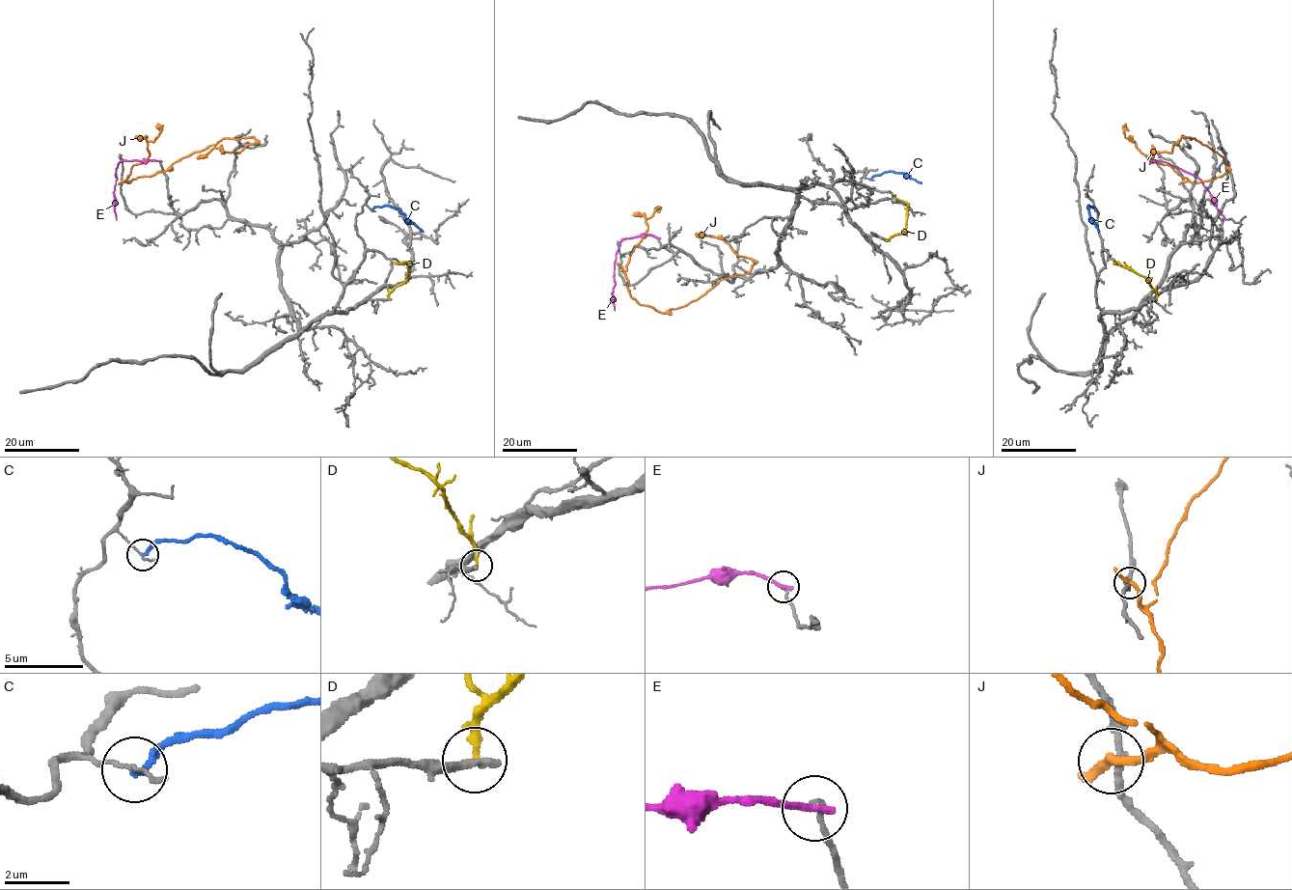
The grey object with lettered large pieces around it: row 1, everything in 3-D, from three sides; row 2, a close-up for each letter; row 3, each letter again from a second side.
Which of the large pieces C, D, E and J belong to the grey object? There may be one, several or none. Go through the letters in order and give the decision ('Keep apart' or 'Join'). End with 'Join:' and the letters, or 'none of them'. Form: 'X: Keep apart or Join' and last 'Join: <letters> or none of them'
C: Keep apart
D: Keep apart
E: Keep apart
J: Keep apart
Join: none of them

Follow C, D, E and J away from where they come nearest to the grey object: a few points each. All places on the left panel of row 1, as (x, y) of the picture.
C: (371, 209), (386, 206), (398, 208), (423, 231)
D: (388, 298), (407, 276), (408, 264), (405, 262), (392, 263)
E: (159, 161), (119, 163), (114, 192), (117, 220)
J: (122, 181), (166, 170), (223, 138), (253, 136), (255, 142), (239, 152), (215, 148), (197, 158)

